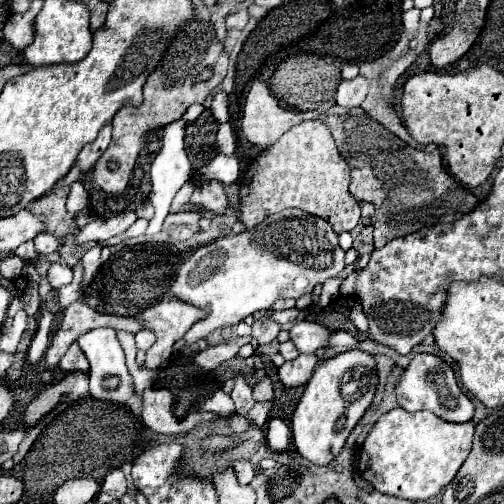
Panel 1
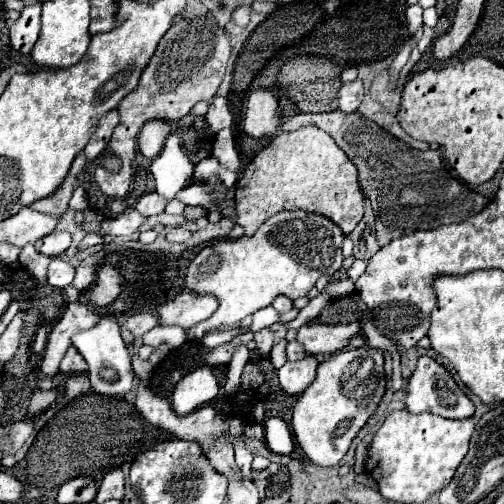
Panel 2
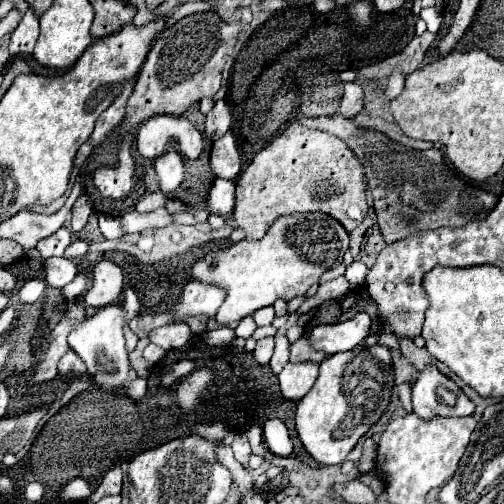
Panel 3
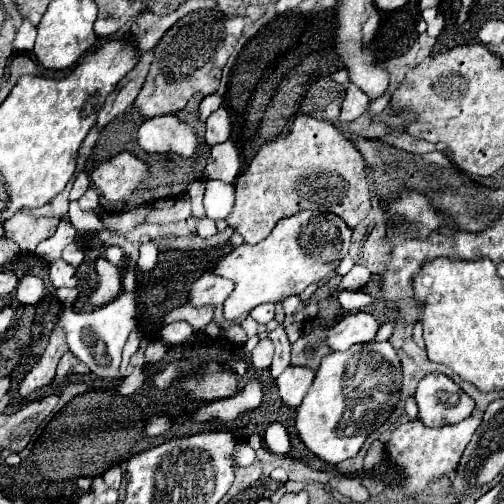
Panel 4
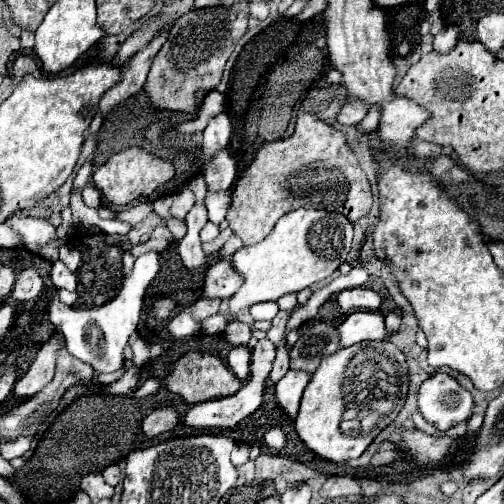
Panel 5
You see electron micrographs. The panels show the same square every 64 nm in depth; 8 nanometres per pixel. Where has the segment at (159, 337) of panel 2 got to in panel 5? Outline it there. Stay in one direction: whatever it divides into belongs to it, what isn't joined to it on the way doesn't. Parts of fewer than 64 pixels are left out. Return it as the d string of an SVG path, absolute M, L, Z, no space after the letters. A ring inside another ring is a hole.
M184 310L180 314L176 314L170 322L168 322L168 330L174 338L184 338L184 336L192 336L194 332L200 330L200 324L194 320L190 310Z

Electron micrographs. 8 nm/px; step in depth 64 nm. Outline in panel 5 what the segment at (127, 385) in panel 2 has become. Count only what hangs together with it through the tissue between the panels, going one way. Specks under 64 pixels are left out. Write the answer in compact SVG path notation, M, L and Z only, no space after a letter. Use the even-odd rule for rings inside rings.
M156 252L142 254L140 258L136 258L132 272L122 280L122 286L118 288L116 296L110 302L106 302L104 306L94 308L94 310L74 310L74 308L62 304L58 298L58 292L54 292L48 314L50 314L50 322L64 334L66 350L72 356L76 356L78 360L90 364L96 374L122 370L124 368L122 350L124 350L128 338L138 328L146 290L152 284L152 280L156 278L158 270L160 270L158 254Z

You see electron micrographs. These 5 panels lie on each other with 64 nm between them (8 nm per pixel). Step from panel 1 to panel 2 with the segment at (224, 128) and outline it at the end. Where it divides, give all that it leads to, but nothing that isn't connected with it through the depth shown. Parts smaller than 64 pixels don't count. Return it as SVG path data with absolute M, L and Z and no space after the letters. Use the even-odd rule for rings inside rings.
M224 130L224 132L216 134L212 156L218 158L220 166L224 166L226 170L234 170L236 172L240 168L240 158L238 158L238 152L234 148L232 130Z

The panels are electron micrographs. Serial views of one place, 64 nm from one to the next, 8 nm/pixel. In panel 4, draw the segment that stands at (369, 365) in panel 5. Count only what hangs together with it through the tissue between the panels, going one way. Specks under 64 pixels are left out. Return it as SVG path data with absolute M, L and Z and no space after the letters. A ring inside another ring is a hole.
M390 342L356 344L344 352L330 352L296 410L296 430L312 454L328 464L340 464L354 458L366 438L388 420L400 402L400 390L400 356Z

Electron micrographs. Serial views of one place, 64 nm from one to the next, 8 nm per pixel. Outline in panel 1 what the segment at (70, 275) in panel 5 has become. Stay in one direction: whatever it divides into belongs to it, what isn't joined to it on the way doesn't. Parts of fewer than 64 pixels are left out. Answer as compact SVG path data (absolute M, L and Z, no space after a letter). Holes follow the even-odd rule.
M54 262L48 270L48 282L52 288L62 288L62 286L70 284L72 278L74 278L74 274L72 274L72 268L68 264Z

